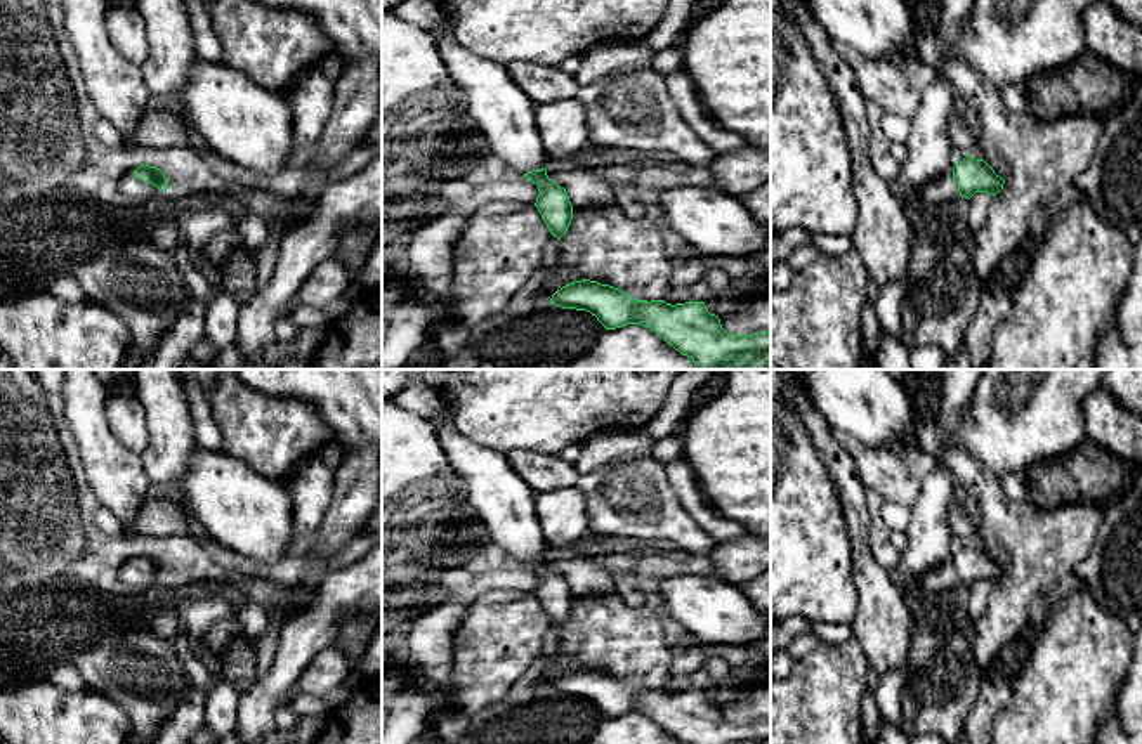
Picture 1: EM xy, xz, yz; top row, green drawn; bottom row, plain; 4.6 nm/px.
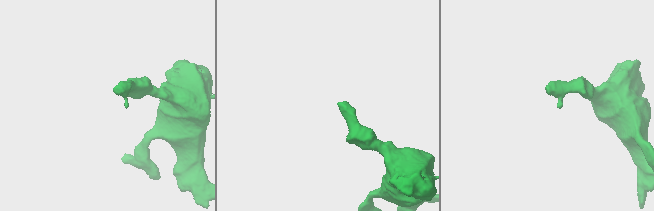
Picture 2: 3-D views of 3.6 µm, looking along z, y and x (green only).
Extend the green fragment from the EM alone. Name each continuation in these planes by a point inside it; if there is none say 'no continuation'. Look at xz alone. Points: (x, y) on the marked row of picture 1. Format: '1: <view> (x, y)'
1: xz (505, 115)

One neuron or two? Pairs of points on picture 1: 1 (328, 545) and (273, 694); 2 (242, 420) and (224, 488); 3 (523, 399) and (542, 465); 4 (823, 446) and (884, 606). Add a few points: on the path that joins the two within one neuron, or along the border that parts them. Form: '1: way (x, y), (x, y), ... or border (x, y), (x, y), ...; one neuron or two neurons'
1: border (330, 571), (313, 590); two neurons
2: border (221, 450), (245, 460), (268, 477); two neurons
3: border (505, 453), (538, 451), (556, 456); two neurons
4: way (849, 486), (858, 515), (861, 555), (866, 566); one neuron

